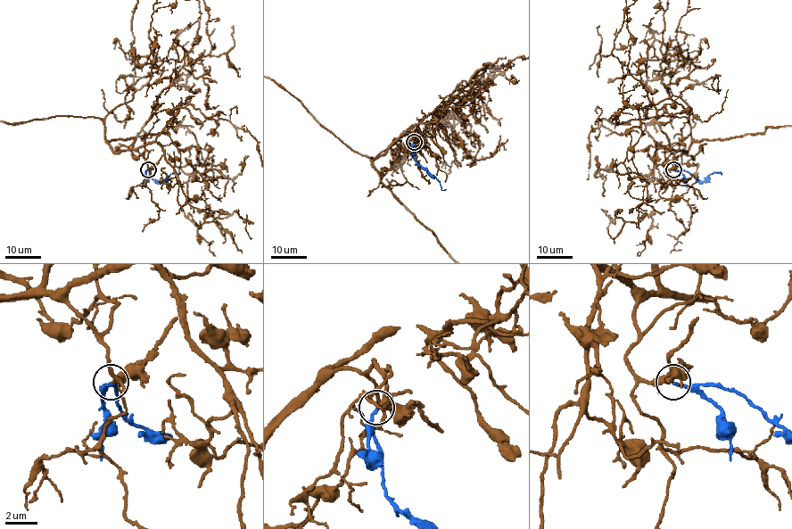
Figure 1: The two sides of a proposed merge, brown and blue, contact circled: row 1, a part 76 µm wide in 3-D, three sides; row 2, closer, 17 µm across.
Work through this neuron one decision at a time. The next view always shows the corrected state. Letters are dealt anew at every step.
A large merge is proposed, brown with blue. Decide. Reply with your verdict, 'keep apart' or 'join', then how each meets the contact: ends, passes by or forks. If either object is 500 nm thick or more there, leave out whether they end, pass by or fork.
join | brown passes by | blue ends

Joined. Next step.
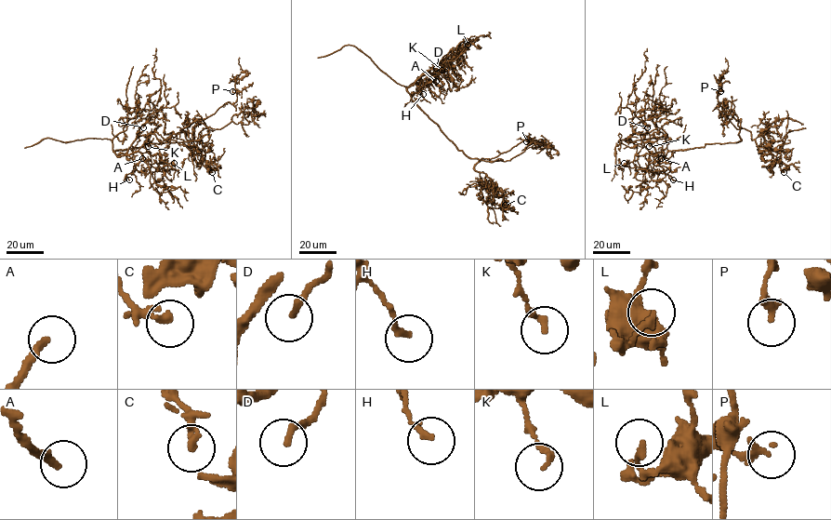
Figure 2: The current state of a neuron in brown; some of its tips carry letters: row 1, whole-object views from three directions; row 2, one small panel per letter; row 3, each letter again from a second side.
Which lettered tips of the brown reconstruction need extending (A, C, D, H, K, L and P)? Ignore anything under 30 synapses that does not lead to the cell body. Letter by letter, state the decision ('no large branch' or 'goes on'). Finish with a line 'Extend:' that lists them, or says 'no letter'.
A: goes on
C: no large branch
D: goes on
H: no large branch
K: no large branch
L: no large branch
P: no large branch
Extend: A, D

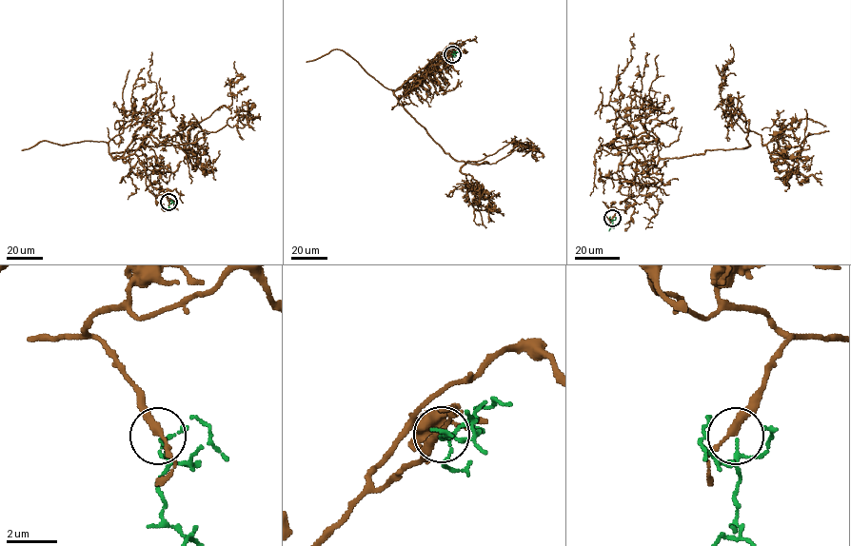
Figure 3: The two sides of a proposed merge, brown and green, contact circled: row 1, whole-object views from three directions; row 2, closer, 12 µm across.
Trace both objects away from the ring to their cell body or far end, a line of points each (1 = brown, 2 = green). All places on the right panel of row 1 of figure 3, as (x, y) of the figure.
1: (613, 218), (625, 212), (636, 160), (656, 165), (743, 148), (747, 121), (778, 154), (804, 145), (807, 115)
2: (613, 218), (613, 226), (609, 230)

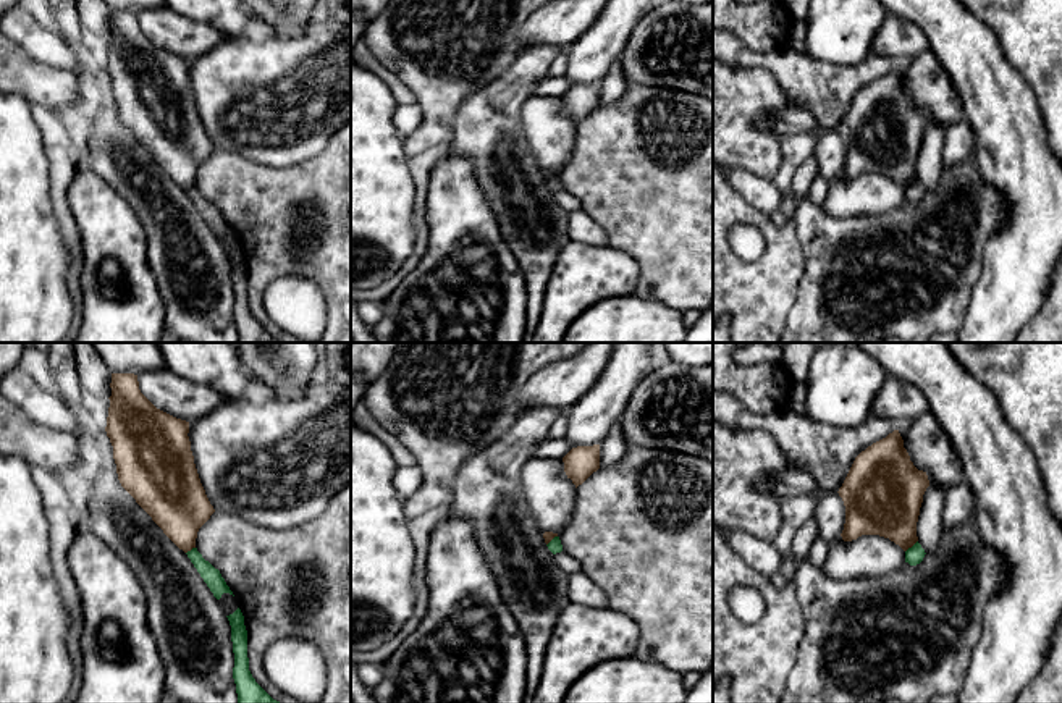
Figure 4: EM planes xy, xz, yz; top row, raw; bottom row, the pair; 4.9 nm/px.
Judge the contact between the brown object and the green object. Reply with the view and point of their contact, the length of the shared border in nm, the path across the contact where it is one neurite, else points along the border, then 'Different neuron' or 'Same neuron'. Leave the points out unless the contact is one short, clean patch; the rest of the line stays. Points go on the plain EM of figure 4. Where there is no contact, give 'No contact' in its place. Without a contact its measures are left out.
Touches brown at yz (910, 185). Shared border 90 nm. Boundary: yz (917, 178), (906, 189). Different neuron

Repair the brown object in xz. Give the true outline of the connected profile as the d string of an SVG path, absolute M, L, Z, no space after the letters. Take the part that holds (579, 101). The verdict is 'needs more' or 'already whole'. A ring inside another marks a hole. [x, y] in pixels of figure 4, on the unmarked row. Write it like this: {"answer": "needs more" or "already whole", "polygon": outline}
{"answer": "already whole", "polygon": "M600 82L572 86L564 95L564 110L575 126L600 107Z"}

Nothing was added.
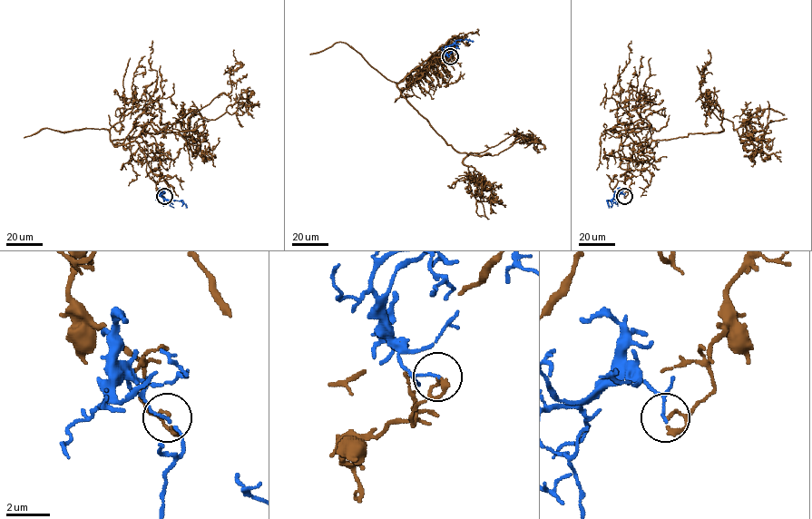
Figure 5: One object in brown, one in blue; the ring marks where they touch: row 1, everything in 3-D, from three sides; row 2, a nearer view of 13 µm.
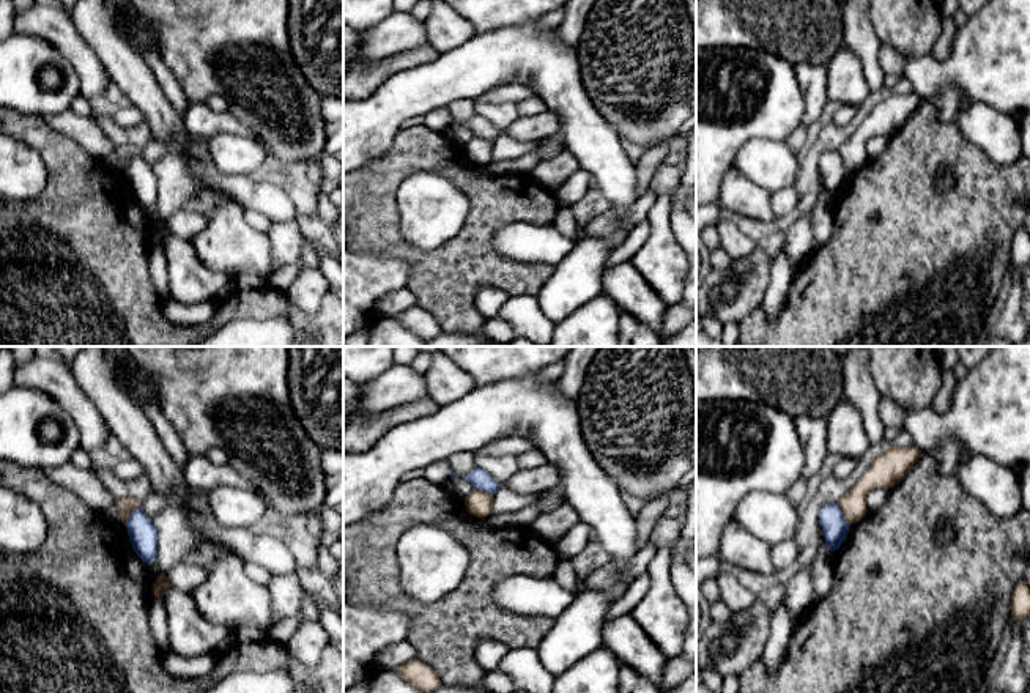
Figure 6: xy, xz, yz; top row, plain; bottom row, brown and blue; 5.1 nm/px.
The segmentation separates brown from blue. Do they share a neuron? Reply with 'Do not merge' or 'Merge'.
Do not merge

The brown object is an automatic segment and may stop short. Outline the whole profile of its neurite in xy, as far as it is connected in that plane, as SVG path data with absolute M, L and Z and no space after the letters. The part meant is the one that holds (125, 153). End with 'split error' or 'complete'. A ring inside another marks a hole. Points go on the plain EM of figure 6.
M135 145L115 146L115 153L118 156L118 161L120 161L120 165L123 169L123 172L126 172L128 164L134 156L142 154L142 151Z; complete

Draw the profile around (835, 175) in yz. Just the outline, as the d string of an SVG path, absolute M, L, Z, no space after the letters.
M828 150L819 158L819 172L822 173L825 192L835 198L846 187L850 172L844 167L838 150Z

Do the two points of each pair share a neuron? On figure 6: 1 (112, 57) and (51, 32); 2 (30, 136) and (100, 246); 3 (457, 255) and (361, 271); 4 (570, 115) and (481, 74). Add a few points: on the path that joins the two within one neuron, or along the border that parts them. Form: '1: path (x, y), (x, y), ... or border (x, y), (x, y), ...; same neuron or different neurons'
1: border (71, 19), (112, 81); different neurons
2: path (59, 159), (73, 174), (82, 192), (85, 218); same neuron
3: border (383, 249), (400, 255), (408, 263), (408, 285); different neurons
4: path (553, 92), (531, 70), (504, 70); same neuron

